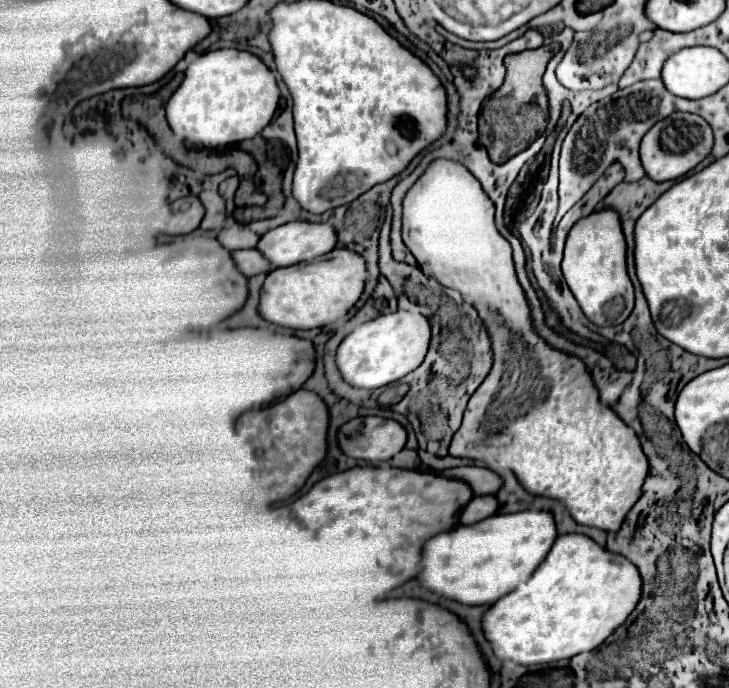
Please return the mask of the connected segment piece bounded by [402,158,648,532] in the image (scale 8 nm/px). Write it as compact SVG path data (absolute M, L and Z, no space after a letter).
M434 160L428 170L418 178L418 182L408 190L406 198L404 198L404 214L402 214L402 238L404 238L404 244L410 248L410 252L416 256L422 272L426 276L432 276L436 278L442 286L446 288L452 288L456 292L460 292L466 300L472 302L472 306L480 312L478 316L482 318L484 322L484 328L490 336L490 344L492 344L492 352L494 352L494 362L492 362L492 370L490 374L486 376L484 384L478 386L478 390L472 394L470 402L468 402L468 408L464 412L464 420L462 420L462 426L460 430L454 434L452 438L452 444L450 444L450 454L452 456L462 456L462 458L472 458L476 460L478 458L478 448L480 448L480 442L486 442L486 438L494 438L494 440L500 440L500 442L494 442L498 446L498 460L504 462L514 474L516 478L520 480L520 484L532 492L532 494L542 494L542 496L550 496L550 498L558 498L566 508L568 512L574 516L574 520L578 524L586 524L586 526L596 526L596 528L602 528L602 530L608 530L608 532L616 532L620 526L622 526L622 520L626 518L626 514L630 512L630 508L638 502L638 498L644 494L642 490L642 484L648 476L648 460L646 460L646 454L642 452L642 446L640 446L640 440L638 440L638 434L622 422L622 418L618 418L618 414L600 404L600 392L586 368L586 364L572 356L572 354L566 354L562 350L556 350L552 348L548 342L544 342L538 332L534 330L534 324L532 324L532 314L530 314L530 306L528 306L528 298L524 294L524 288L518 284L518 278L516 278L516 270L514 270L514 260L512 260L512 248L510 248L510 242L496 230L496 224L494 224L494 202L486 196L486 192L482 192L482 186L478 184L478 180L474 180L474 176L458 162L454 160Z

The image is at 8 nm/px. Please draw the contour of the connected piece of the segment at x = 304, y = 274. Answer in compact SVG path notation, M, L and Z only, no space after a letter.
M324 256L310 262L300 262L294 266L278 268L268 274L262 294L260 294L260 314L278 326L310 330L328 326L342 316L360 300L366 286L366 260L356 256Z

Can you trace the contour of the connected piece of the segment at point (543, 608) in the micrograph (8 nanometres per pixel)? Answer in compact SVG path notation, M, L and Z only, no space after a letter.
M564 534L556 540L550 554L530 576L530 580L500 598L484 614L482 626L486 638L492 642L502 660L512 660L518 664L546 664L598 648L634 612L640 594L642 576L638 568L630 564L630 560L624 556L614 556L614 552L606 550L584 534Z

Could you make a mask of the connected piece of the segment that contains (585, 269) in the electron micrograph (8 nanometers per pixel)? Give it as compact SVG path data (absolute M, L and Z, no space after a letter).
M614 208L592 212L570 228L562 272L580 308L596 326L616 326L630 316L634 308L634 286L626 270L626 238L622 236L622 224Z

